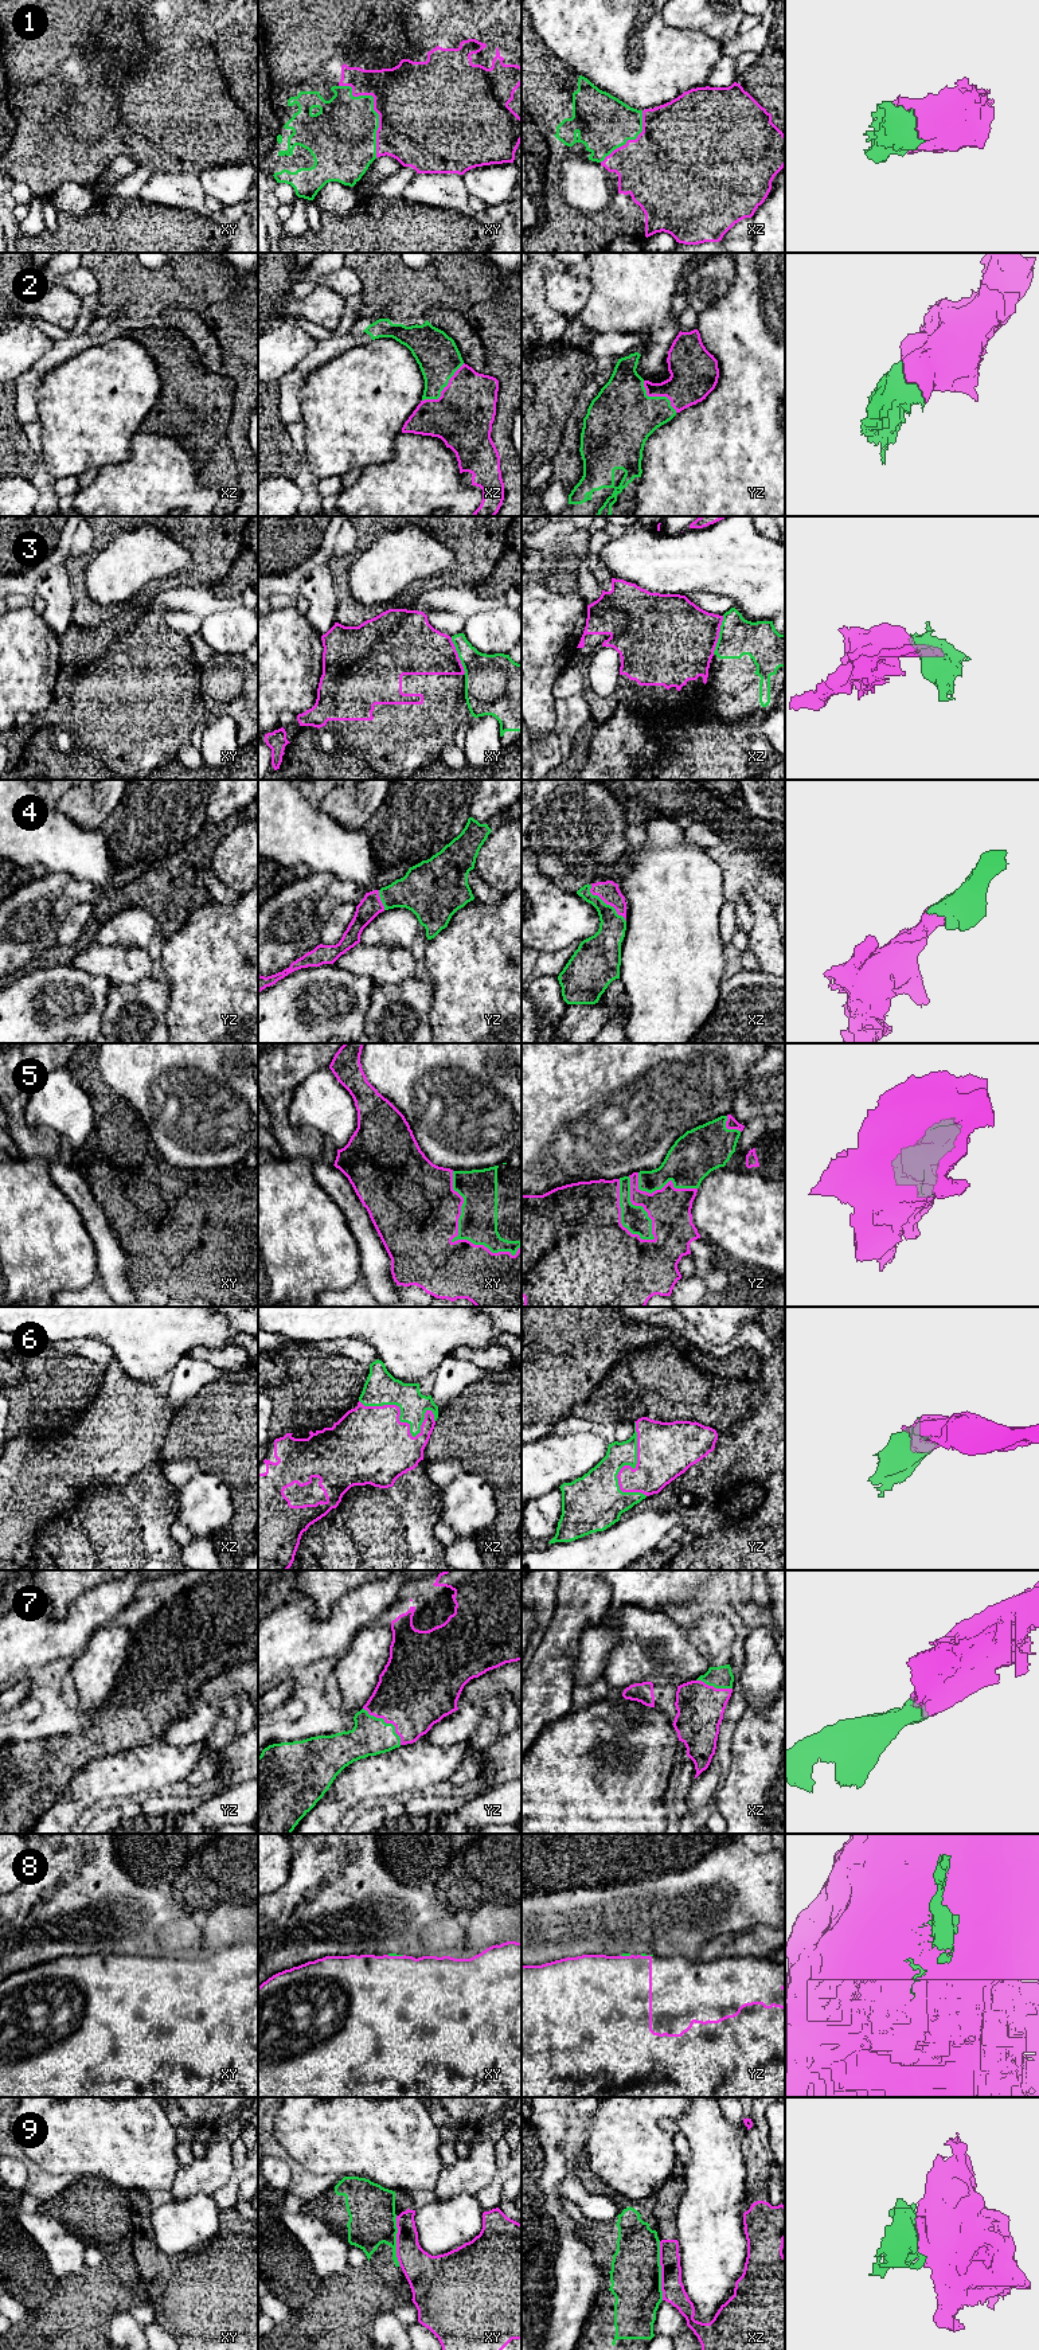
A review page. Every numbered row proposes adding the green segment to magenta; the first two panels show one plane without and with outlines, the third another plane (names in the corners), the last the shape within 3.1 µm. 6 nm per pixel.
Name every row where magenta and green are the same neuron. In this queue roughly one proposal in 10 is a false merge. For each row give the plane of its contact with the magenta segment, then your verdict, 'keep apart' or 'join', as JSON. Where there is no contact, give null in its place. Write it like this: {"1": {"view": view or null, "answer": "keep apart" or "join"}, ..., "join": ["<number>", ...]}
{"1": {"view": "xy", "answer": "join"}, "2": {"view": "xz", "answer": "join"}, "3": {"view": "xz", "answer": "keep apart"}, "4": {"view": "xz", "answer": "join"}, "5": {"view": "yz", "answer": "join"}, "6": {"view": "xz", "answer": "join"}, "7": {"view": "yz", "answer": "join"}, "8": {"view": "xy", "answer": "keep apart"}, "9": {"view": "xz", "answer": "join"}, "join": ["1", "2", "4", "5", "6", "7", "9"]}

